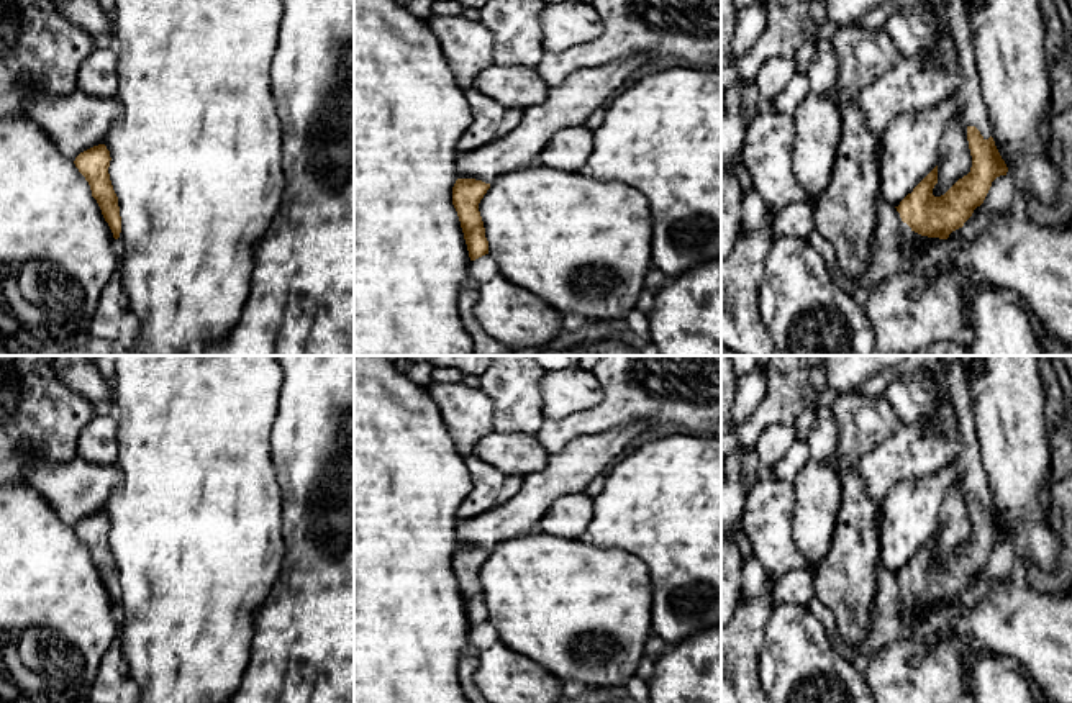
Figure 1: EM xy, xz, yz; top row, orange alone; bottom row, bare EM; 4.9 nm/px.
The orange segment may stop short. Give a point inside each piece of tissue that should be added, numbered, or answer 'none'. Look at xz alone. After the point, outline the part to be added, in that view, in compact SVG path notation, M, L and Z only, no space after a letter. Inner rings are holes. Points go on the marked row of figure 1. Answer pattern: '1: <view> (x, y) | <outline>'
none

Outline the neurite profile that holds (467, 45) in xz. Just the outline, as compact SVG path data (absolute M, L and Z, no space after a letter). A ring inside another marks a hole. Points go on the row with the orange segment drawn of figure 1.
M464 15L431 16L428 25L439 39L457 82L469 90L475 77L492 64L493 33L484 23Z

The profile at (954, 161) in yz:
M964 111L949 123L939 146L936 166L938 184L933 188L934 197L944 195L959 179L970 172L972 156Z

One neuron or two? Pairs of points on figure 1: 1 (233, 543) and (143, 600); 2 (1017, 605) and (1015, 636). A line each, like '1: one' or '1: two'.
1: one
2: one

